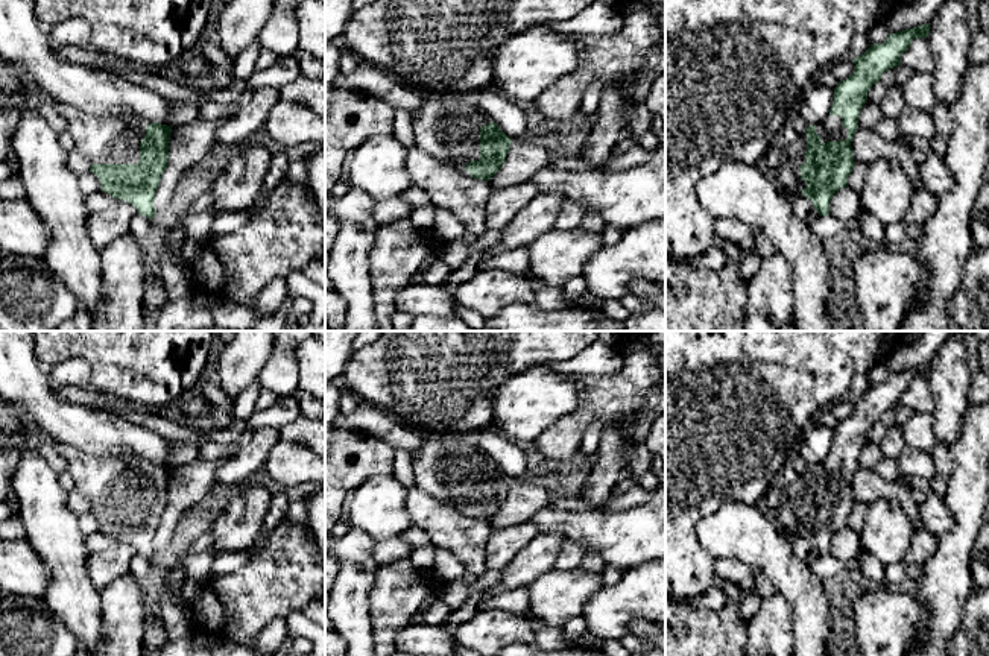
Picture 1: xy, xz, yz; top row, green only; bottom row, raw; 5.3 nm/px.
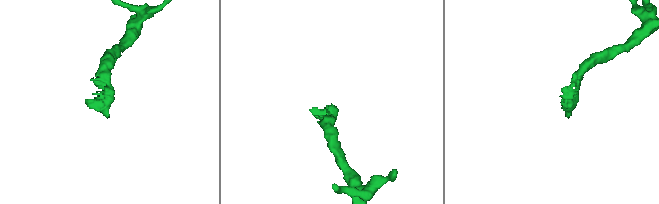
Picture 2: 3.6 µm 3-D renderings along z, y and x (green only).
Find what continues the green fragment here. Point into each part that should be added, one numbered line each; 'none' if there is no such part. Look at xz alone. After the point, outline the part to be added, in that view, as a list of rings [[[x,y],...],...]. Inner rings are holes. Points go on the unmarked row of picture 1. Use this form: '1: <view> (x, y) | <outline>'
1: xz (447, 466) | [[[441,433],[424,436],[421,446],[412,454],[412,468],[415,472],[415,484],[431,498],[451,503],[463,509],[463,513],[469,516],[465,509],[469,501],[480,500],[480,469],[489,465],[492,460],[476,443],[472,434]]]

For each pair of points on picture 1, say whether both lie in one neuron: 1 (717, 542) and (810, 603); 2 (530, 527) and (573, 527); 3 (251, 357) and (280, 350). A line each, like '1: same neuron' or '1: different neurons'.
1: same neuron
2: different neurons
3: different neurons

